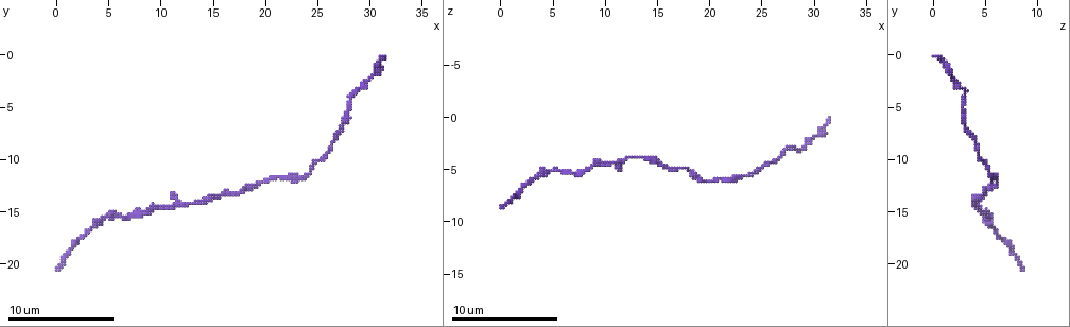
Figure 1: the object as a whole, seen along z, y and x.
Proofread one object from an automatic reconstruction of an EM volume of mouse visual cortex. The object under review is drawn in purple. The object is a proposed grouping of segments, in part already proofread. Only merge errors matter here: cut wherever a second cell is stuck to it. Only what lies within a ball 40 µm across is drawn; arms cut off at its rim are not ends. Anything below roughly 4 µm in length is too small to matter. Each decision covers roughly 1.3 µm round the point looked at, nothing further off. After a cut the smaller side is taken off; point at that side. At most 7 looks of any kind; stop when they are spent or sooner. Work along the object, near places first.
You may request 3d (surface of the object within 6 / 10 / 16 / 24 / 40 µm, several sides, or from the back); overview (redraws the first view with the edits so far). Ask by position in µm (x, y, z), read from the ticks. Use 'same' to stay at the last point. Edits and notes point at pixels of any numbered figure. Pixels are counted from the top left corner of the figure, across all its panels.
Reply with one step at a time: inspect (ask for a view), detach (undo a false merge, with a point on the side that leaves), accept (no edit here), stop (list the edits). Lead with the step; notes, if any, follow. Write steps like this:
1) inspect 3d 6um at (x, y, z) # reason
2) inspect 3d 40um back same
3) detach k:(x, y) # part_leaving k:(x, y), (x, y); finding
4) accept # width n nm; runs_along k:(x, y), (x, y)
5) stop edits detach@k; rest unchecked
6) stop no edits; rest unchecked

inspect 3d 6um at (11.0, 14.6, 4.4) # three arms meet

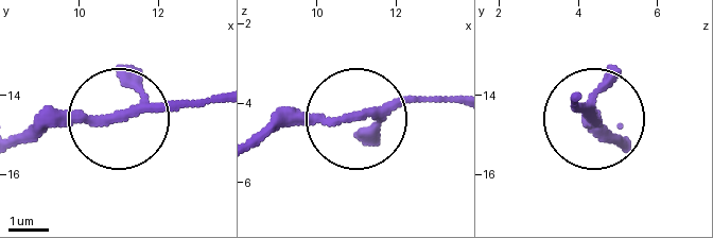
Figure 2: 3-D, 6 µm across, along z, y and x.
accept # width 160 nm; runs_along 2:(457, 100), (407, 97), (346, 117), (285, 117), (258, 134); continuous, no second cell

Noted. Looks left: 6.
inspect 3d 16um at (23.6, 11.6, 5.6) # thick turns thin

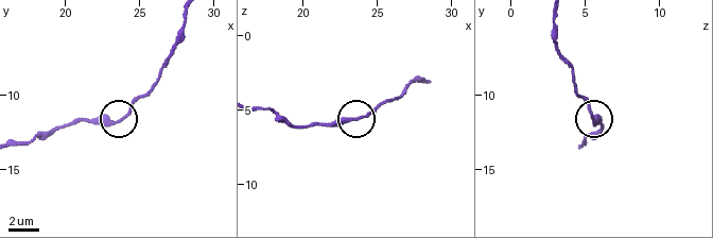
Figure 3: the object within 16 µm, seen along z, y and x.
accept # width 280 nm; runs_along 3:(273, 113), (298, 126), (344, 123), (370, 114), (388, 100); one cell here

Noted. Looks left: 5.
inspect 3d 10um at (6.0, 15.4, 5.2) # narrows sharply

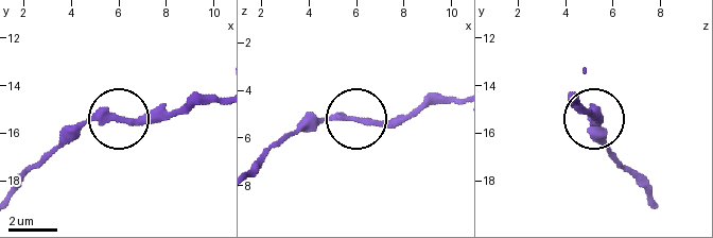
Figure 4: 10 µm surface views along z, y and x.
inspect 3d 6um at (5.8, 15.4, 5.1)

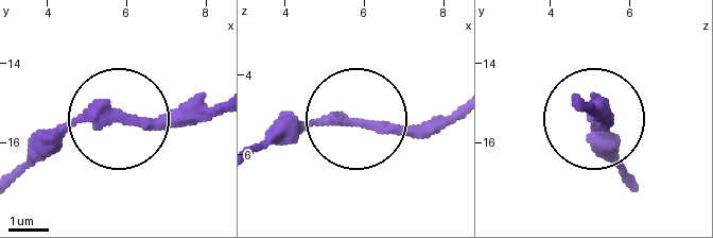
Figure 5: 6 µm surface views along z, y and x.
accept # width 260 nm; continuous, no second cell

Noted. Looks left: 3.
inspect 3d 6um at (28.2, 3.8, 3.0) # thick turns thin

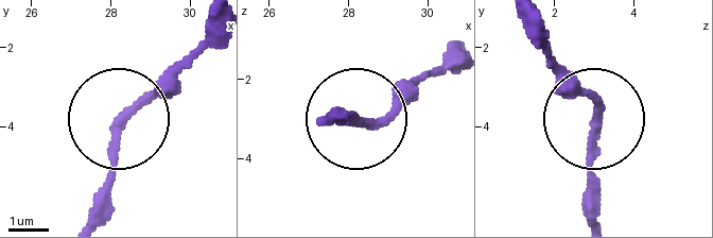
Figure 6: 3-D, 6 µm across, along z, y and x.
accept # all the same cell

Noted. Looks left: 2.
stop no edits; rest unchecked

